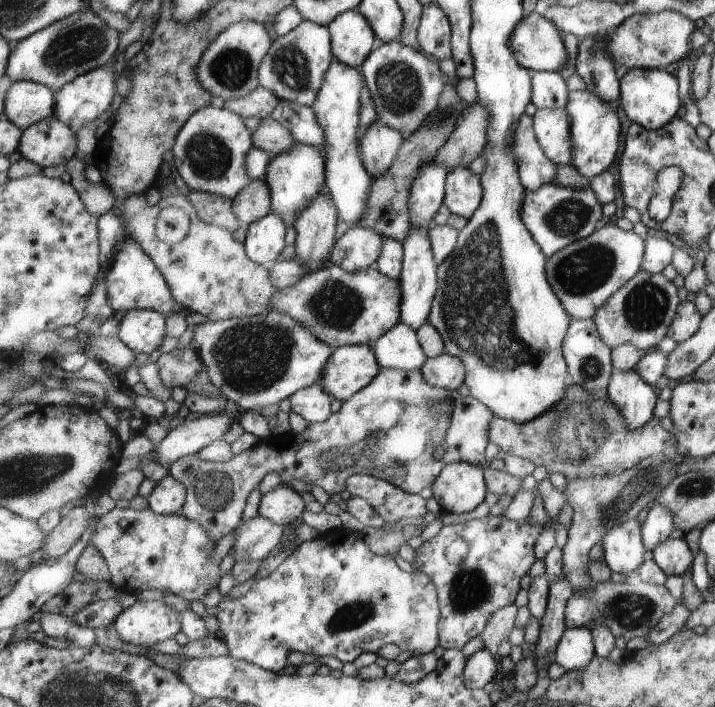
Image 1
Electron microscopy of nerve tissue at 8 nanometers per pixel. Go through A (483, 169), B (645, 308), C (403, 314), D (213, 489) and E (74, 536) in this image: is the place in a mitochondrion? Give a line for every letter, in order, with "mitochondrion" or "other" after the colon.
A: other
B: mitochondrion
C: other
D: mitochondrion
E: other

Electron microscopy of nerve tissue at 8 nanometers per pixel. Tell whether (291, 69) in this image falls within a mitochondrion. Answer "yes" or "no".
yes

